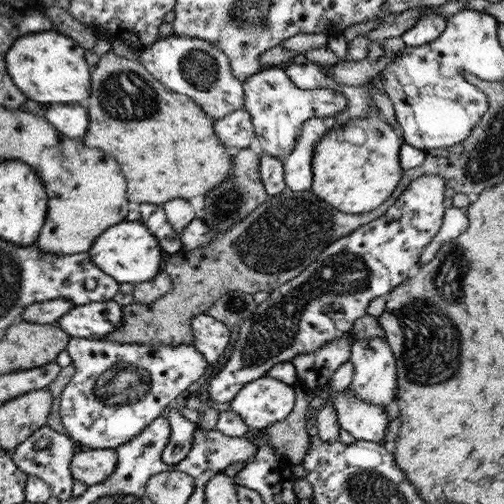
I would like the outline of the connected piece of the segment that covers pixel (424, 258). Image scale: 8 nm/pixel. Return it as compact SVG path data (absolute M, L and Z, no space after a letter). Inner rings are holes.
M454 206L446 208L443 223L438 234L436 234L432 239L432 242L422 251L415 269L422 265L427 265L430 260L434 258L436 251L442 246L442 244L456 238L459 234L462 234L467 226L468 217L461 209Z

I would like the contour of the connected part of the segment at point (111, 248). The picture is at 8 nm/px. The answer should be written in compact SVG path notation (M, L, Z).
M126 220L106 229L94 241L89 250L92 262L119 283L135 285L154 278L162 271L167 258L159 240L140 221Z

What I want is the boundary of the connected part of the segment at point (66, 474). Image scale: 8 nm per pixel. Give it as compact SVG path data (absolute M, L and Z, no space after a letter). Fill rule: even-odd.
M47 424L33 432L24 442L13 450L11 458L19 470L27 476L36 476L50 486L52 496L58 500L68 500L72 494L74 478L70 471L70 461L77 451L76 444L58 432L54 432Z

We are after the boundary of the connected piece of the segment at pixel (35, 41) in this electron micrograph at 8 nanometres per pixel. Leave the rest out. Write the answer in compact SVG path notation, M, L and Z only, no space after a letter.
M55 30L18 37L5 54L13 83L28 96L28 102L78 103L90 96L92 67L84 59L85 49L71 37Z

